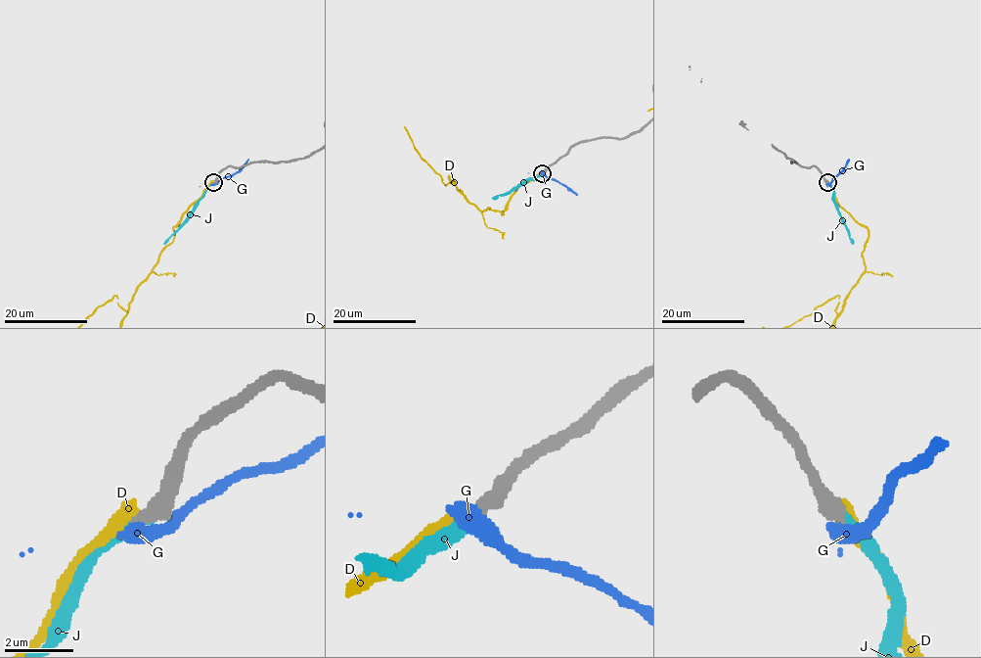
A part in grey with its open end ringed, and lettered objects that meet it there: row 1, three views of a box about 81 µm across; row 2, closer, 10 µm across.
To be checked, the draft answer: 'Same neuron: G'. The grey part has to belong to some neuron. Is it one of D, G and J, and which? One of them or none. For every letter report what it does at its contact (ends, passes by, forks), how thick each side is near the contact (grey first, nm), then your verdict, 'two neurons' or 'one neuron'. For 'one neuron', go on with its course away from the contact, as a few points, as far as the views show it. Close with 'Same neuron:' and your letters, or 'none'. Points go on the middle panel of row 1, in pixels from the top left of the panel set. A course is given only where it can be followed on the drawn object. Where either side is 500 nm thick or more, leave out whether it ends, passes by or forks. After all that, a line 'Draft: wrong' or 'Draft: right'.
D: it ends; calibres 400 and 480 nm; two neurons
G: calibres 420 and 600 nm; two neurons
J: it ends; calibres 480 and 280 nm; one neuron; course (543, 173), (493, 199)
Same neuron: J
Draft: wrong

